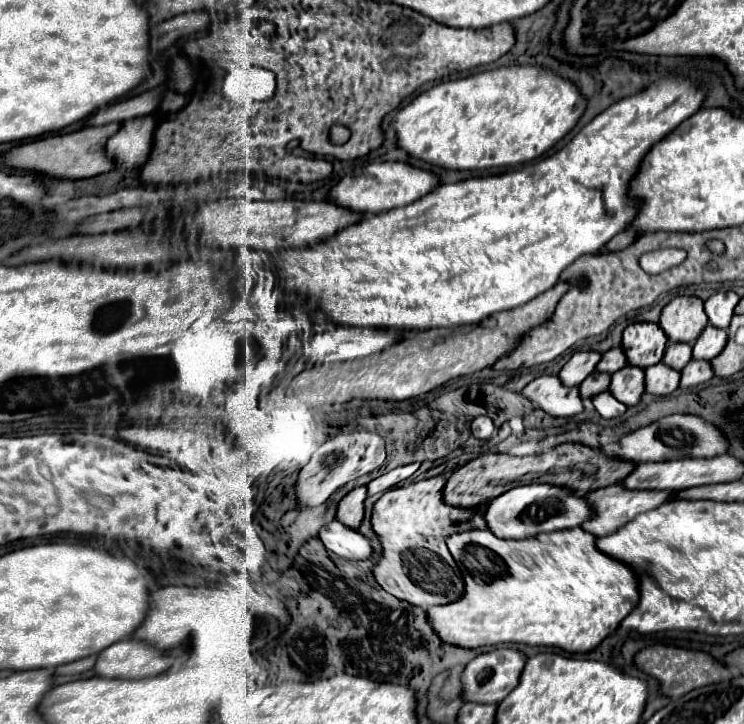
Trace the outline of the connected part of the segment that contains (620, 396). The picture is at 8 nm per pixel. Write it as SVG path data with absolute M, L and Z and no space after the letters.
M622 367L620 371L612 373L612 379L610 379L610 387L608 391L624 405L636 405L644 393L644 387L642 387L642 381L644 381L644 371L642 369L636 369L636 367Z

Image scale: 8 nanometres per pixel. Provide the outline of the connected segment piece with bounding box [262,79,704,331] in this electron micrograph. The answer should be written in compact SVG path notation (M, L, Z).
M666 79L666 81L658 81L652 87L648 87L646 91L626 97L618 103L614 103L612 107L608 107L604 113L596 115L588 125L584 125L580 129L580 133L566 143L560 151L556 151L550 157L540 159L538 163L528 163L522 165L518 169L506 171L502 175L490 175L490 177L474 177L474 179L466 179L466 181L458 181L452 185L440 185L436 189L432 189L428 195L416 199L414 203L406 205L406 207L396 207L390 211L384 211L380 215L368 215L362 217L358 223L348 225L344 229L340 229L334 237L328 237L316 245L308 245L308 247L290 247L290 249L282 249L274 255L270 255L268 265L262 267L264 273L272 275L274 279L274 287L280 289L282 293L298 293L304 295L308 301L308 307L312 309L320 309L328 321L332 321L338 327L372 327L372 329L396 329L396 331L424 331L424 329L434 329L434 327L458 327L458 325L470 325L476 323L484 317L490 317L496 311L506 311L506 309L514 309L518 305L528 303L532 297L548 291L552 285L556 285L560 273L572 265L580 255L588 255L588 253L596 253L600 251L602 245L606 245L614 235L618 235L620 231L624 231L632 217L636 215L636 201L630 199L628 195L628 181L630 177L636 173L644 153L648 153L648 149L660 141L664 135L668 135L672 129L676 129L676 125L680 125L680 121L688 119L690 115L694 115L700 105L704 101L704 93L698 91L690 81L684 79Z

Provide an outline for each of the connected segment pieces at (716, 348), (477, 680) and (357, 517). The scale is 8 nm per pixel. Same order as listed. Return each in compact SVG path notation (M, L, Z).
M708 325L692 345L692 359L706 359L706 361L714 359L716 353L724 349L726 341L728 341L728 335L724 329L716 329Z
M494 649L490 653L482 653L482 655L474 657L460 675L462 699L466 703L484 703L484 705L500 703L500 699L506 697L516 687L524 661L526 661L526 657L522 653L518 653L516 649Z
M356 487L350 493L346 493L338 503L336 519L350 529L358 529L358 525L362 523L364 497L366 497L366 487Z

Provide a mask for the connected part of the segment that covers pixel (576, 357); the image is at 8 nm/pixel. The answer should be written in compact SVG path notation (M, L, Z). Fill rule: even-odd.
M578 351L578 353L574 353L570 357L570 361L558 373L562 385L566 385L566 387L580 385L594 371L598 359L600 359L600 353L596 353L596 351Z

